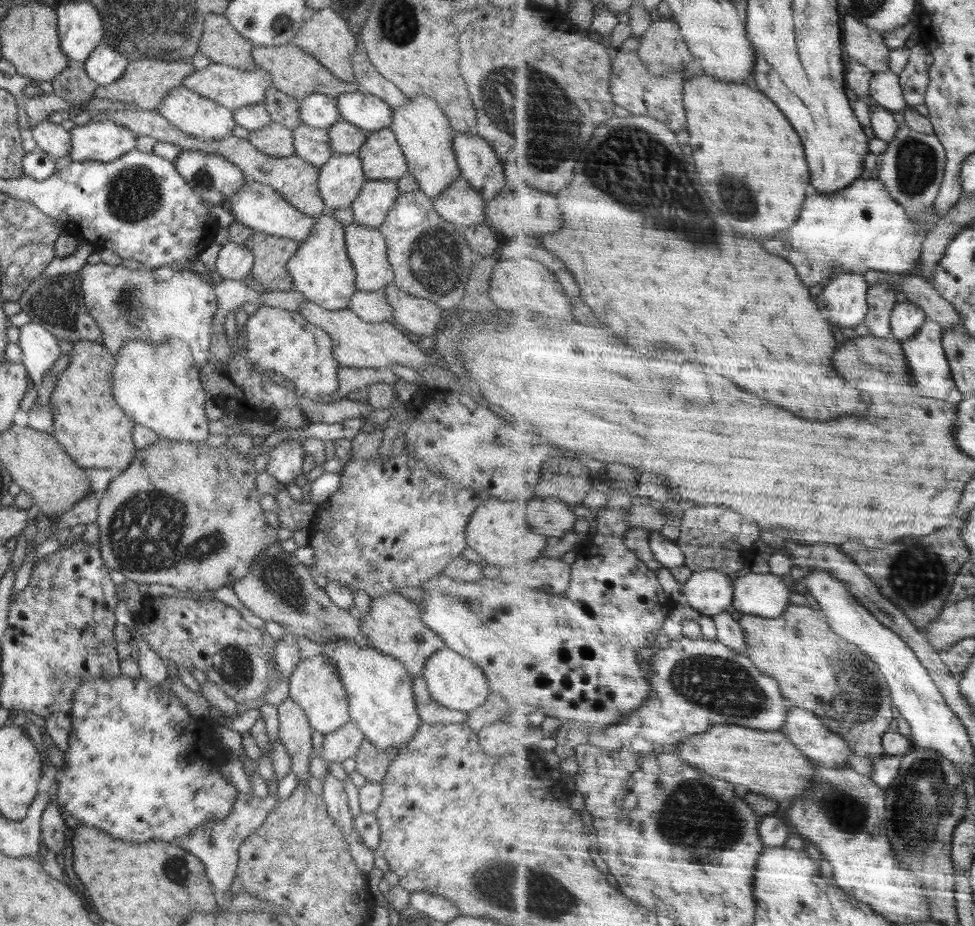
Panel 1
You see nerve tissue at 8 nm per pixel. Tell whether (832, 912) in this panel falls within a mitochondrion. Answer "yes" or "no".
no

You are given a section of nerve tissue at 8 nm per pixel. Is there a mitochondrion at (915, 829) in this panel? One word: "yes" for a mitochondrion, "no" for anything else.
yes

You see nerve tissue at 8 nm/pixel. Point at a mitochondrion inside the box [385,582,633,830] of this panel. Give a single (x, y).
(466, 602)

